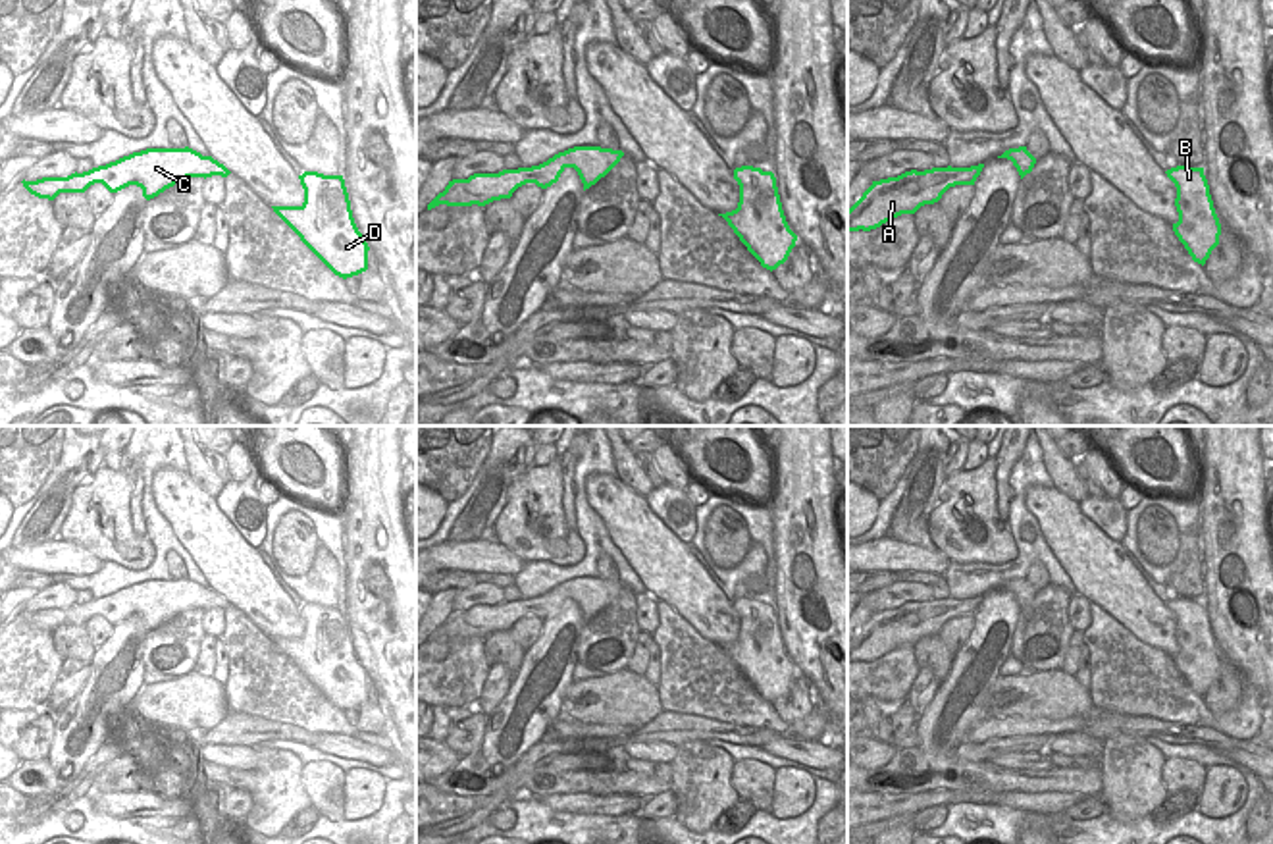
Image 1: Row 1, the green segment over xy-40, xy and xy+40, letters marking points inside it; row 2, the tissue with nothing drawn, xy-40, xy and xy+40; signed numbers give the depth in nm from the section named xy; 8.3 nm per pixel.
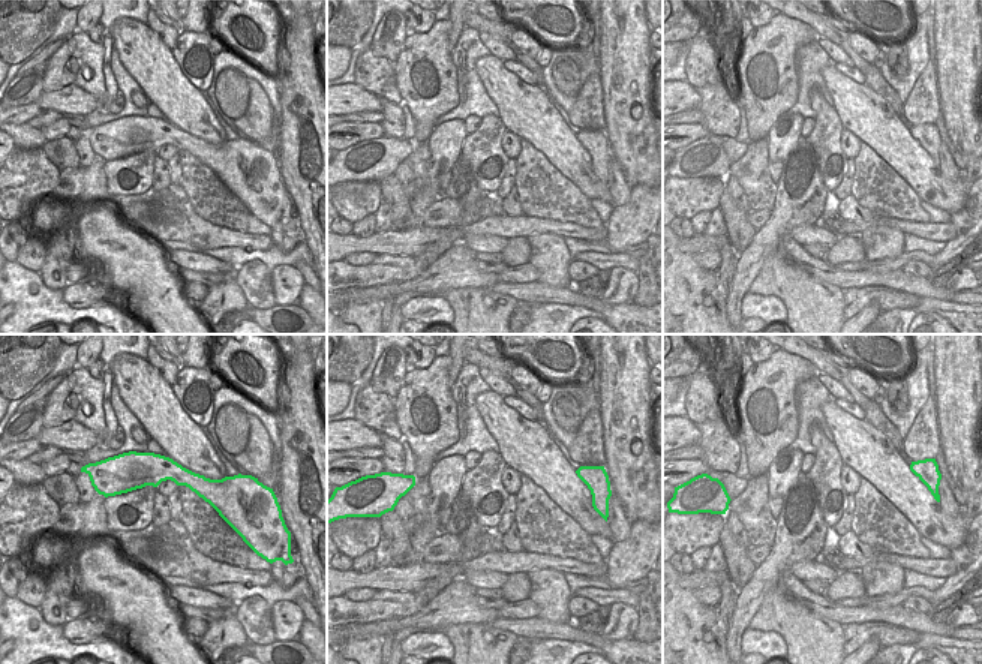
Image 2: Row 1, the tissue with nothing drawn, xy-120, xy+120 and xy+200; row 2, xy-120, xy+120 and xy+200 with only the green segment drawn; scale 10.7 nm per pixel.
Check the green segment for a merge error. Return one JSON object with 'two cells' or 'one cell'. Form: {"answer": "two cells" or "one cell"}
{"answer": "one cell"}

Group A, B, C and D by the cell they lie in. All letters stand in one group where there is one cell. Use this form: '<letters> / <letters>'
A B C D

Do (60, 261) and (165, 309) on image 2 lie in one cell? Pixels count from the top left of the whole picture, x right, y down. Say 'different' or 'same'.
different

